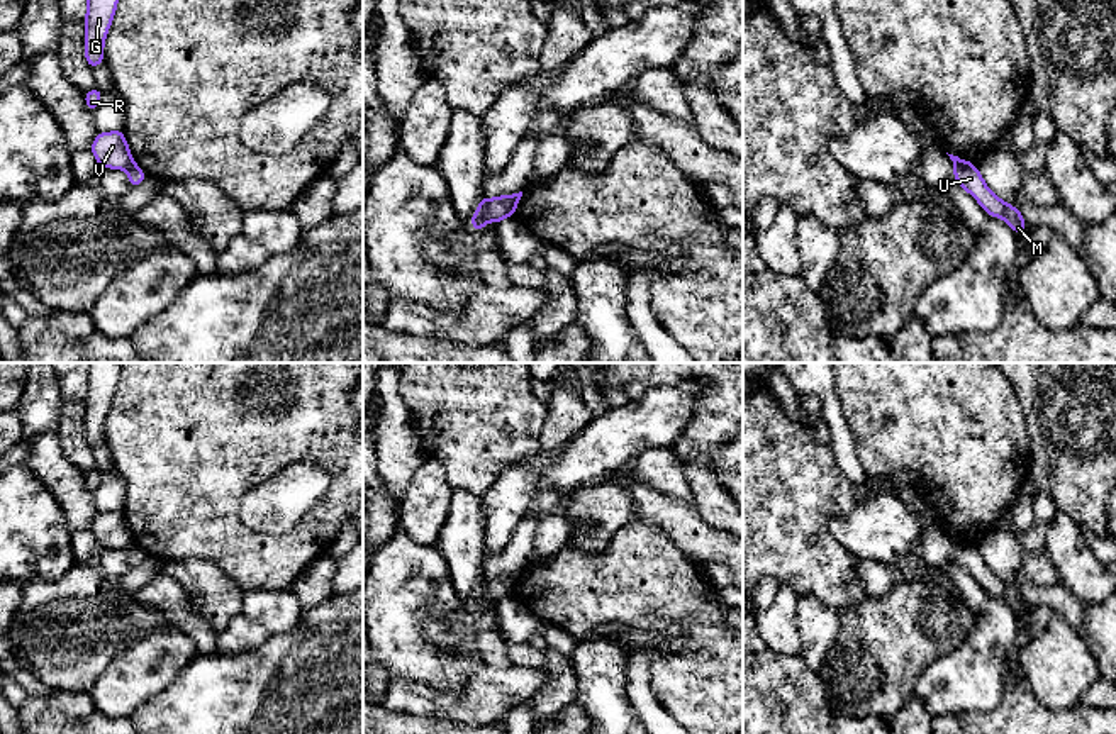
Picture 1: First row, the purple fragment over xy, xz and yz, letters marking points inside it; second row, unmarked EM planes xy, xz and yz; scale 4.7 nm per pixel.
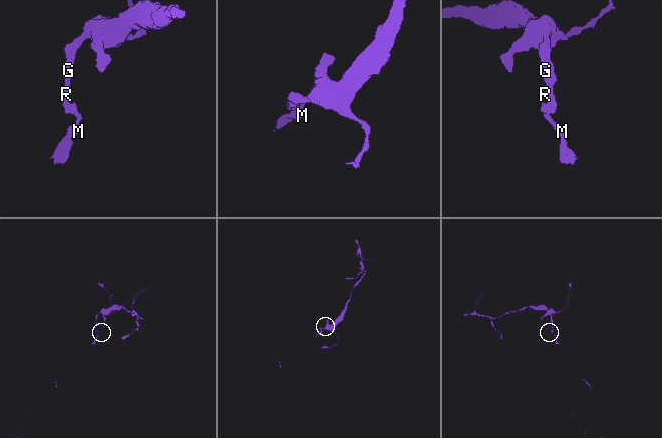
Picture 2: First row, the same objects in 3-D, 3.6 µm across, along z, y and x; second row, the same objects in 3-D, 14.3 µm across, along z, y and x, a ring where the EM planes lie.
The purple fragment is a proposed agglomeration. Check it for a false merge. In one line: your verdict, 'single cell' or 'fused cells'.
fused cells

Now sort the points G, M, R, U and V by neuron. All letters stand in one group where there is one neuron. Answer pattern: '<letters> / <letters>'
G R V / M U

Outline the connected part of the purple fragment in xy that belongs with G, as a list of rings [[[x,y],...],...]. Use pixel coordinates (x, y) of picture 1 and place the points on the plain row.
[[[90,363],[86,378],[86,397],[83,400],[85,437],[92,449],[103,442],[103,425],[109,414],[122,363]]]

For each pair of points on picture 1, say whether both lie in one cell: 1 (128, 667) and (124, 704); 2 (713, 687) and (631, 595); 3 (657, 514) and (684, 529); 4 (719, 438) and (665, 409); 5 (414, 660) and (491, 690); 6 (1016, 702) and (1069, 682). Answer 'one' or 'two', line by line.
1: one
2: one
3: one
4: two
5: two
6: two

